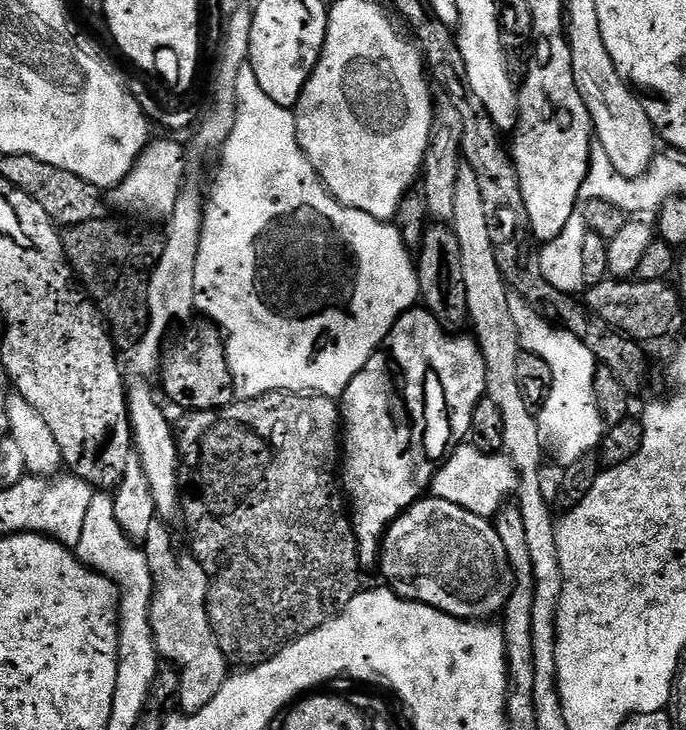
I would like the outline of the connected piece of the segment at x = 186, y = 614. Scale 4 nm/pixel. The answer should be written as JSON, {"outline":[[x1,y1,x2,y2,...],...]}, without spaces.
{"outline":[[153,522,148,537,142,541,144,556,148,559,152,575,152,605,150,626,154,634,156,651,161,661,175,666,180,671,181,713,191,714,202,710,222,690,230,675,230,665,222,654,208,617,208,579,206,570,191,554,179,556,176,540,164,522]]}

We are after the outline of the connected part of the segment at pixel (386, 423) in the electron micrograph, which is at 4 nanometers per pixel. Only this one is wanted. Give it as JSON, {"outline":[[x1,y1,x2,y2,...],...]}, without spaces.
{"outline":[[413,306,408,309,407,312,404,312,399,316,398,319,394,322,394,326,388,331,388,336,384,340,383,344,381,344,380,349,373,354,370,359,366,362,366,366,364,369,362,369,361,372,358,374,354,374,354,378,352,381,349,382,349,384,346,386,346,390,344,391,344,395,342,399,339,401,338,407,340,410,340,414,342,417,342,488,343,491,346,493,347,499,350,501,350,519,352,521,352,529,356,532,356,545,358,546,358,554,360,555,360,562,361,565,368,566,368,564,375,565,377,561,380,559,380,546,384,543,384,535,388,533,388,528,392,523,394,523,395,520,404,512,407,510,408,507,410,507,412,504,415,504,417,500,421,499,429,491,430,485,432,483,432,478,434,475,434,463,432,464,432,460,430,457,428,457,428,444,426,441,424,441,424,435,428,432,428,384,432,388,436,388,439,386,439,384,444,384,449,380,450,383,445,386,444,389,440,392,440,400,444,404,452,404,452,432,456,436,464,436,467,437,469,433,471,433,471,419,474,418,474,410,475,407,478,406,481,399,483,399,486,396,488,387,486,386,486,362,484,361,484,355,482,354,482,350,480,349,480,345,476,343,475,339,471,335,468,336,456,336,460,334,453,334,451,331,448,331,445,329,444,325,440,324,438,321,436,321,435,318,432,317,430,313,428,313,427,308,423,306]]}

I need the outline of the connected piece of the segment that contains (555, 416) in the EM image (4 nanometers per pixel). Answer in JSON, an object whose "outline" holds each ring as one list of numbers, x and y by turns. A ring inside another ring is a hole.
{"outline":[[508,290,507,301,509,313,518,331,521,351,540,358,550,370,550,390,540,412,537,411,537,424,540,434,547,441,552,440,556,446,560,466,565,468,593,453,604,439,606,425,594,400,594,378,598,361,574,334,570,334,562,326,551,325,548,320,542,319,516,291]]}

